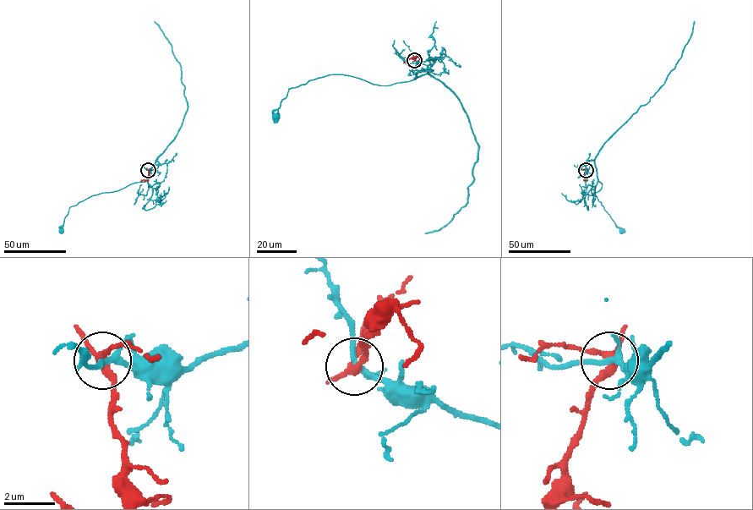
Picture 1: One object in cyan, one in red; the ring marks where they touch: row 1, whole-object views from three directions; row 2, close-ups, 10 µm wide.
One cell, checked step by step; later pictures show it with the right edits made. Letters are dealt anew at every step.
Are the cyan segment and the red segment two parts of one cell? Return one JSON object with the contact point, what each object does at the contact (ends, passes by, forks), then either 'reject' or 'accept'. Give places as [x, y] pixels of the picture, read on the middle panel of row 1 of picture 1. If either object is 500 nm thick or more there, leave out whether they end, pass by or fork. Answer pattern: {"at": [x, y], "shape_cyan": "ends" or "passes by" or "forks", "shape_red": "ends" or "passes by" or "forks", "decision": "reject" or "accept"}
{"at": [414, 60], "shape_cyan": "forks", "shape_red": "forks", "decision": "reject"}

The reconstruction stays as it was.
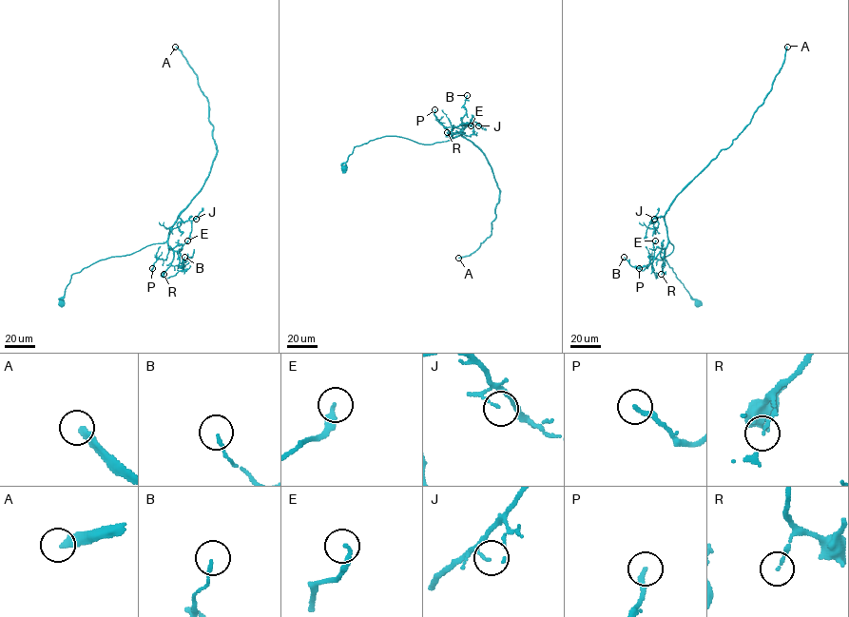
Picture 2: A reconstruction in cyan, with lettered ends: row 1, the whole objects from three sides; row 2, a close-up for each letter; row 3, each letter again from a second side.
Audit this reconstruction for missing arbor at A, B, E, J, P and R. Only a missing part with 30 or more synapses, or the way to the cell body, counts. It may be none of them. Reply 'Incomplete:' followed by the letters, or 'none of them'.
Incomplete: A

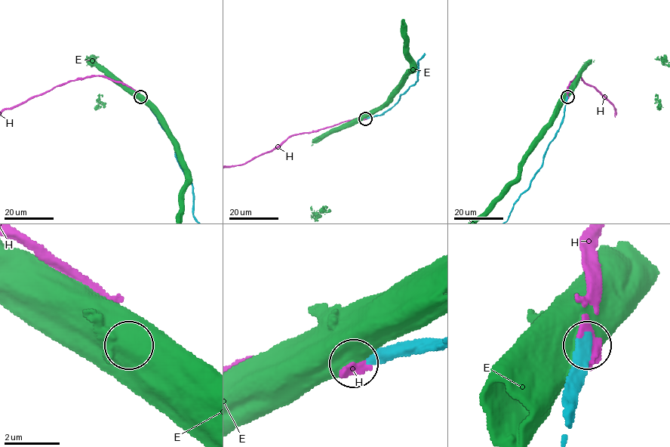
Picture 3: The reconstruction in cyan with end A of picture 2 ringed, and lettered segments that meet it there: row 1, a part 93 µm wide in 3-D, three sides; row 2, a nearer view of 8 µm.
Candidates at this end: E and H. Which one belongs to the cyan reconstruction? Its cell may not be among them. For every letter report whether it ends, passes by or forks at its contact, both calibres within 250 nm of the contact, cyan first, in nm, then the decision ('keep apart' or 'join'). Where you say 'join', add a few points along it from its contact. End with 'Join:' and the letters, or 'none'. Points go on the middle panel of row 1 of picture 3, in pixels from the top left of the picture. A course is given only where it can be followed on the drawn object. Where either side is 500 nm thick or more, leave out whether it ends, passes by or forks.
E: calibres 480 and 750 nm; keep apart
H: it ends; calibres 400 and 440 nm; join
Join: H

